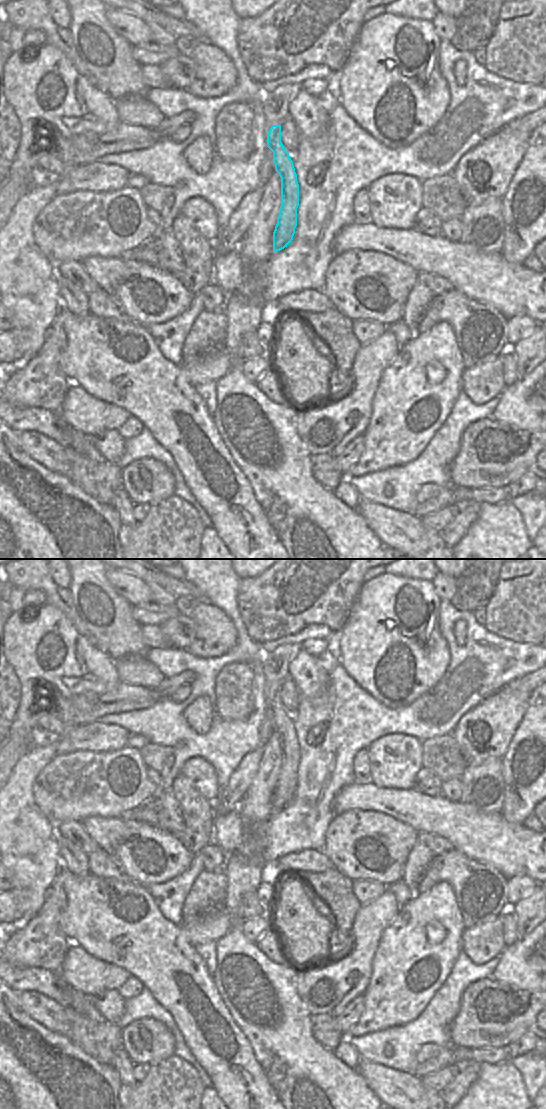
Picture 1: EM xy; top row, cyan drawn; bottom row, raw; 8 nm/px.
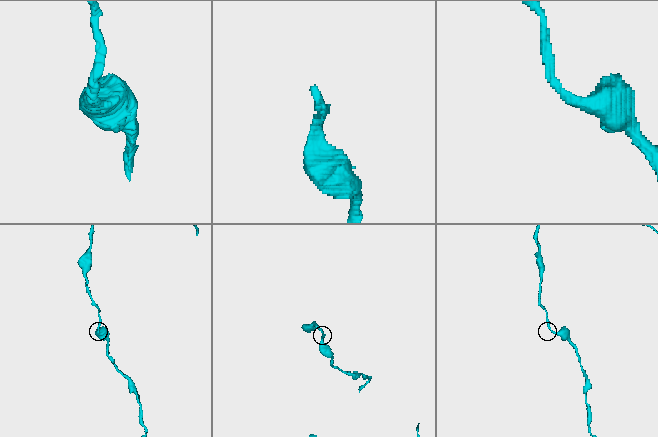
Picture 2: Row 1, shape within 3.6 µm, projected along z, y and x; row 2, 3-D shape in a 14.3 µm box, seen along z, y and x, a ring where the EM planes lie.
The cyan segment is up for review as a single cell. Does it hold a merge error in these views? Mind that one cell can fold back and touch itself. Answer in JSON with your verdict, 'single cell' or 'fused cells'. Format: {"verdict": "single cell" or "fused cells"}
{"verdict": "single cell"}

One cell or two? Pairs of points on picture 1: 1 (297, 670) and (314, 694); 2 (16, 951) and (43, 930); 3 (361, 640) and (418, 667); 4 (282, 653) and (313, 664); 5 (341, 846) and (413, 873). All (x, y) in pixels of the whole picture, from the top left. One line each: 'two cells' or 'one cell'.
1: one cell
2: one cell
3: one cell
4: two cells
5: two cells

